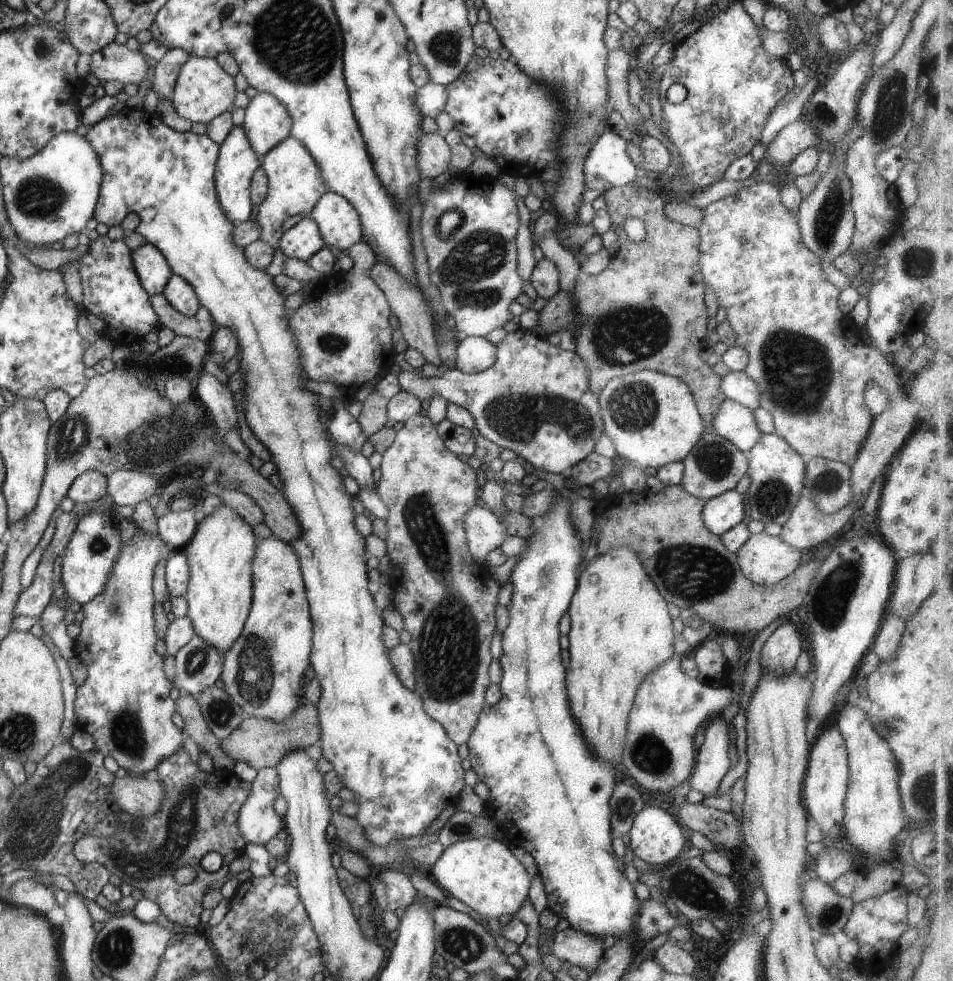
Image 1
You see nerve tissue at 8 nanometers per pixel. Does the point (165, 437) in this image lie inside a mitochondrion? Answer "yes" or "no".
yes

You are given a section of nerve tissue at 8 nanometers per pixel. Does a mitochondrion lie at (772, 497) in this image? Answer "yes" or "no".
yes

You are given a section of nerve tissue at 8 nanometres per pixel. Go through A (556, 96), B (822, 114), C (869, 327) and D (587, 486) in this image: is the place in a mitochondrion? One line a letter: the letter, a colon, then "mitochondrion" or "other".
A: other
B: mitochondrion
C: other
D: other

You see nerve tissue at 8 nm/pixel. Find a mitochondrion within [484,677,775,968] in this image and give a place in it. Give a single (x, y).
(693, 888)

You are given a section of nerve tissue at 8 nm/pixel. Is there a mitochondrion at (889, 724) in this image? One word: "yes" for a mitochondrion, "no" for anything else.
yes

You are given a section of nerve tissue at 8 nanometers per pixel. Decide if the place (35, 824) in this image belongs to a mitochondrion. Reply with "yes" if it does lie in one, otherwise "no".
yes

